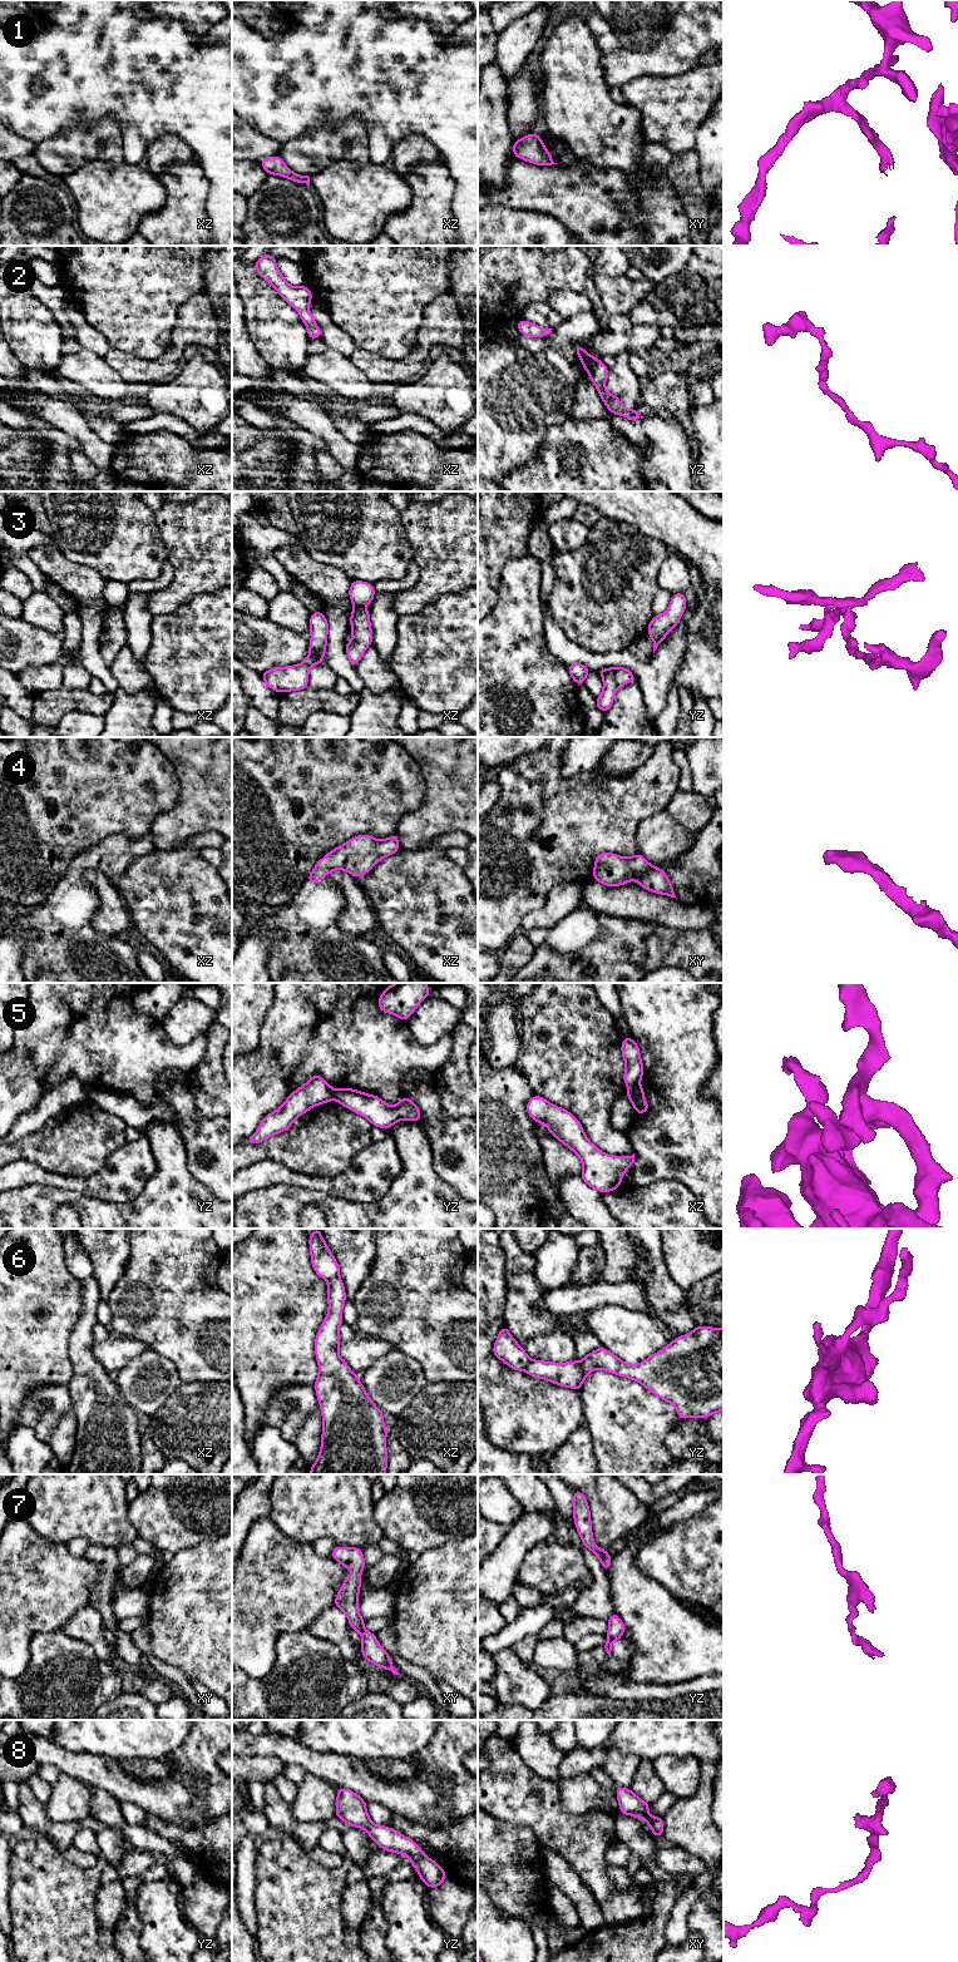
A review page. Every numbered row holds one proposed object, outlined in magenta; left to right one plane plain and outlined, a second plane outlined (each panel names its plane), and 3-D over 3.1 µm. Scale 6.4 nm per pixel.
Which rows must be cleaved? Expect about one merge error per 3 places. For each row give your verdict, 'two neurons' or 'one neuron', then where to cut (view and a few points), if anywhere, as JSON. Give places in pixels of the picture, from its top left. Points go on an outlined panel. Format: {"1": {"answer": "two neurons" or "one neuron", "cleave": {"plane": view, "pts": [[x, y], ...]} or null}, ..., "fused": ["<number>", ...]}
{"1": {"answer": "one neuron", "cleave": null}, "2": {"answer": "one neuron", "cleave": null}, "3": {"answer": "two neurons", "cleave": {"plane": "yz", "pts": [[608, 667], [605, 675], [608, 685], [615, 691]]}}, "4": {"answer": "one neuron", "cleave": null}, "5": {"answer": "two neurons", "cleave": {"plane": "xz", "pts": [[638, 1083], [628, 1088]]}}, "6": {"answer": "one neuron", "cleave": null}, "7": {"answer": "one neuron", "cleave": null}, "8": {"answer": "one neuron", "cleave": null}, "fused": ["3", "5"]}

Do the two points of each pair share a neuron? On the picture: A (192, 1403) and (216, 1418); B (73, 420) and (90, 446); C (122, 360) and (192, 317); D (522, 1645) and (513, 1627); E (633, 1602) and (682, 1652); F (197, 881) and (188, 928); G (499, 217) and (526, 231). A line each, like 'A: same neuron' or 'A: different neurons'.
A: same neuron
B: same neuron
C: same neuron
D: different neurons
E: same neuron
F: same neuron
G: same neuron

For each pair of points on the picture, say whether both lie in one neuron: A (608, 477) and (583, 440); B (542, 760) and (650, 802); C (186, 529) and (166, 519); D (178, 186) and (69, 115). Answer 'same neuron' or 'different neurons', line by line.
A: same neuron
B: same neuron
C: same neuron
D: different neurons

